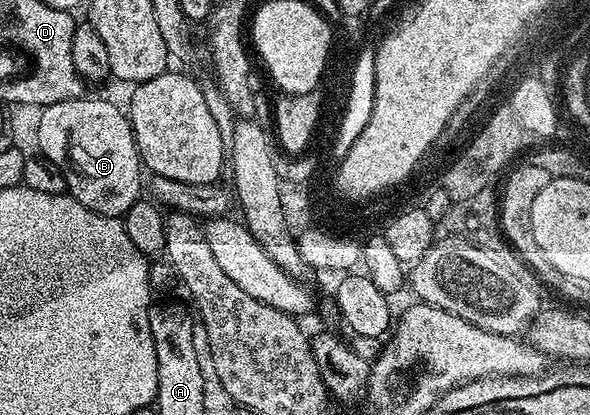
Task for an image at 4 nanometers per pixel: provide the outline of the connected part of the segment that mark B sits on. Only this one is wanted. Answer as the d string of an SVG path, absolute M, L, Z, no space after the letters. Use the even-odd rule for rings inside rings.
M90 96L43 107L38 129L39 153L64 176L69 195L87 209L106 217L123 217L141 197L142 165L125 111Z

